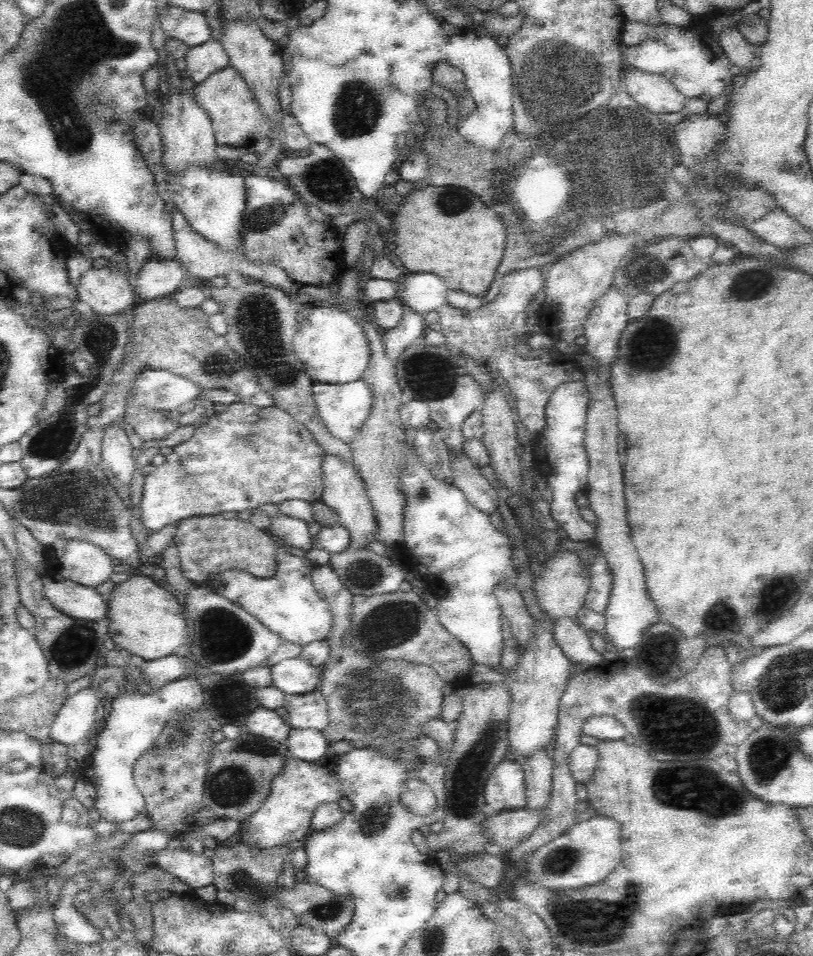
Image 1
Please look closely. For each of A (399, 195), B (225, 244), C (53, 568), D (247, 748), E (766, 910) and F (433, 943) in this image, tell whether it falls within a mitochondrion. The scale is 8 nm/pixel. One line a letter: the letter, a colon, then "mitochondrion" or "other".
A: other
B: other
C: other
D: mitochondrion
E: other
F: mitochondrion

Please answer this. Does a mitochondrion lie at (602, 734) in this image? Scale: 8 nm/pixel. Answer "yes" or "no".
no

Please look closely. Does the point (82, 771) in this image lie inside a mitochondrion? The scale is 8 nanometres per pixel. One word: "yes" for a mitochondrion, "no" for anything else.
no

